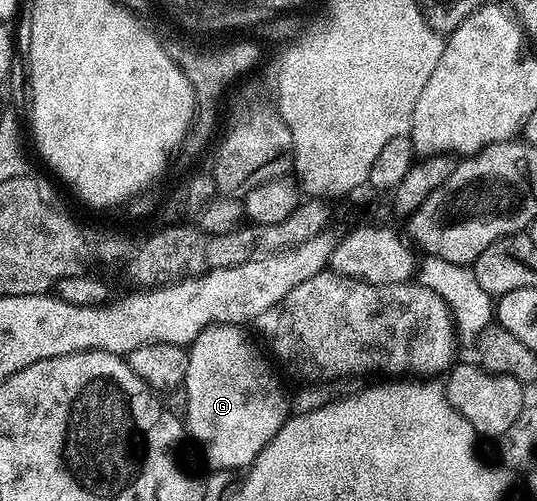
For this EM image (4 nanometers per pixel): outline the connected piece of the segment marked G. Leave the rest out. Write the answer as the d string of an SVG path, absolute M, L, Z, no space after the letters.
M212 325L201 332L188 346L187 375L185 392L185 413L183 421L190 438L201 444L201 453L210 466L210 470L244 470L275 439L275 435L284 427L291 416L291 397L281 386L279 378L269 366L270 358L257 350L258 342L245 334L239 325Z

